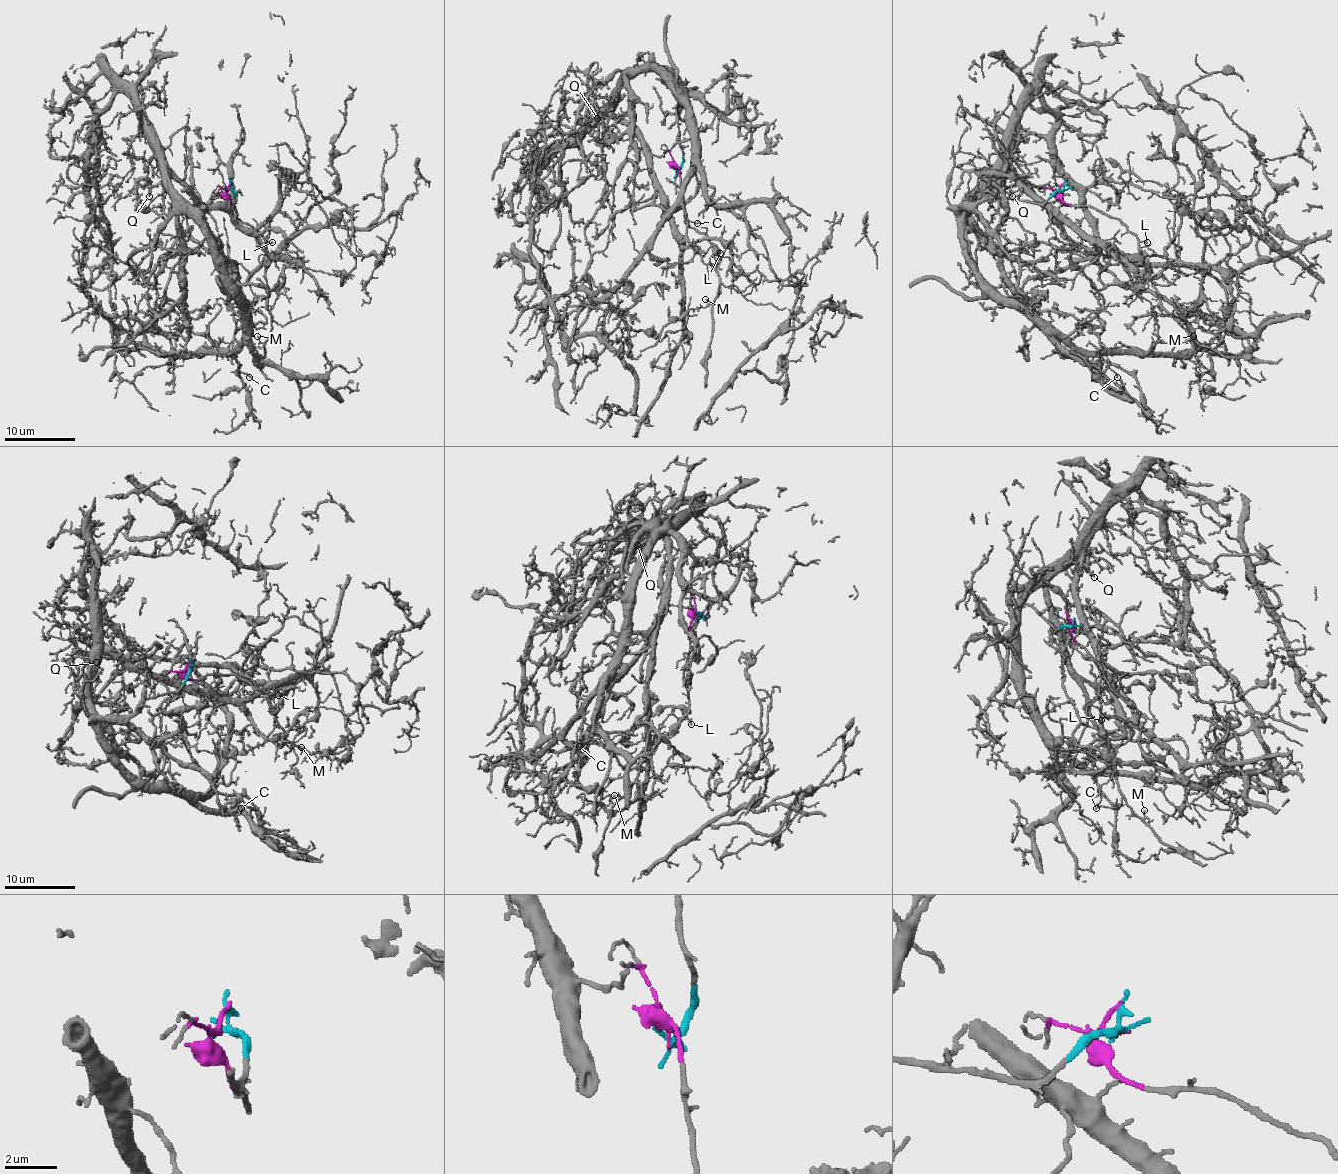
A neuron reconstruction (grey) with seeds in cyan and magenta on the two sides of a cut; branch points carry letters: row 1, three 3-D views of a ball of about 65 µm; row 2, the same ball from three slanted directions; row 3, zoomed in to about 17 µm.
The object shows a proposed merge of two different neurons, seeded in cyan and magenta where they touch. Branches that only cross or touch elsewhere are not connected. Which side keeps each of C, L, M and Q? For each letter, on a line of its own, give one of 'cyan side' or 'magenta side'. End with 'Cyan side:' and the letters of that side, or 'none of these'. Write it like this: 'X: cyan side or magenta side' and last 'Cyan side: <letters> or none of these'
C: cyan side
L: magenta side
M: magenta side
Q: cyan side
Cyan side: C, Q

